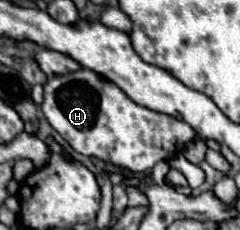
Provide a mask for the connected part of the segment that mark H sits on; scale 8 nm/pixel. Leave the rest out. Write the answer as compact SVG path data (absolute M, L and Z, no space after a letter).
M92 69L50 77L44 85L42 111L74 151L112 163L128 173L150 171L158 161L182 153L186 143L196 137L184 121L136 105L120 87Z

